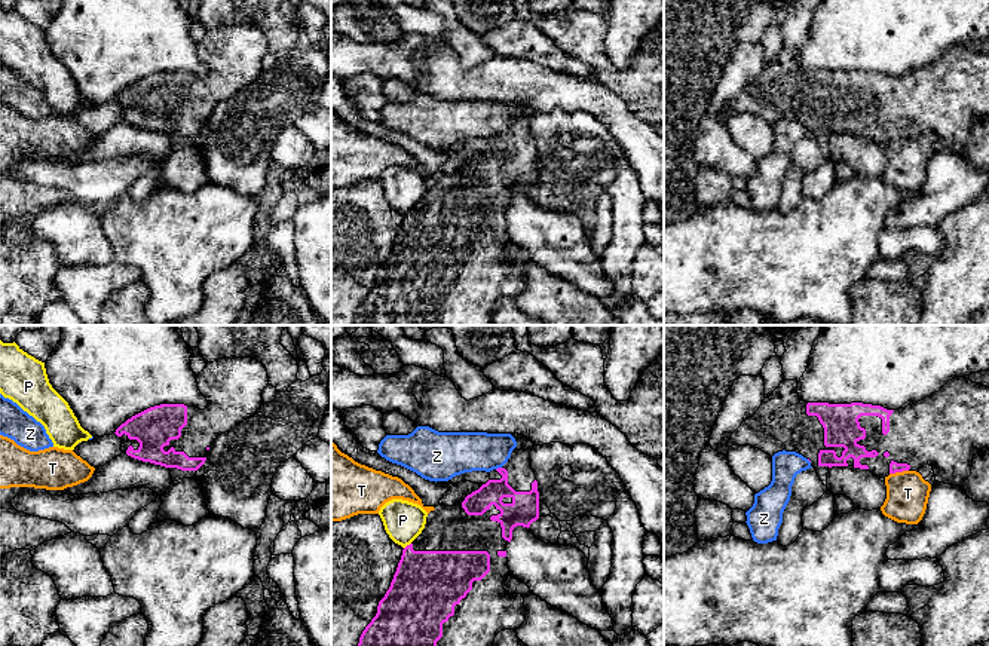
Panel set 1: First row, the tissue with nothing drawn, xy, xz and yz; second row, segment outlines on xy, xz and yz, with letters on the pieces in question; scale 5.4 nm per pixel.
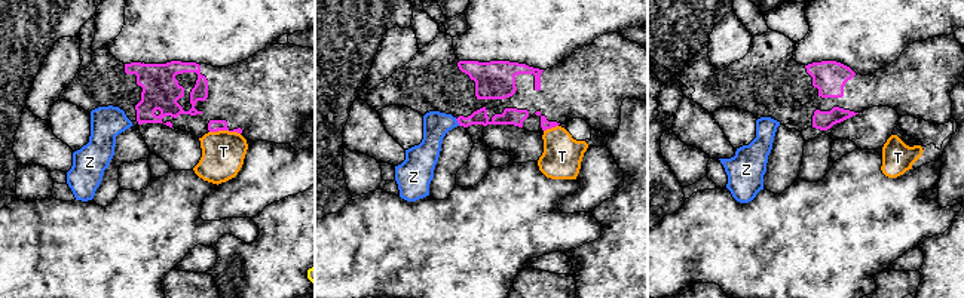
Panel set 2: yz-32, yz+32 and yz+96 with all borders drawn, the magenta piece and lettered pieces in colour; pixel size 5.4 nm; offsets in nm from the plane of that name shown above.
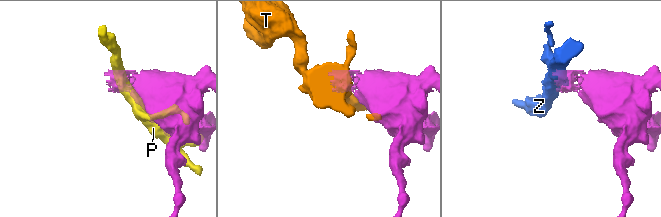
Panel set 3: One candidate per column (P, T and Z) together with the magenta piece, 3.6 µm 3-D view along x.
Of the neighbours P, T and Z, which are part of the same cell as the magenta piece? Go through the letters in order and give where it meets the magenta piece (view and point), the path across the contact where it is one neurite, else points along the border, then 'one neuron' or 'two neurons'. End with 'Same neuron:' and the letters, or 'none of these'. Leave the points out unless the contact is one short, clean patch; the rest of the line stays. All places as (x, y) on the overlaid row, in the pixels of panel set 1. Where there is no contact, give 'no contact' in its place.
P: xz (407, 545) | two neurons
T: yz (899, 471) | along yz (908, 470), (890, 474) | two neurons
Z: xz (498, 468) | along xz (501, 467), (496, 470) | two neurons
Same neuron: none of these

